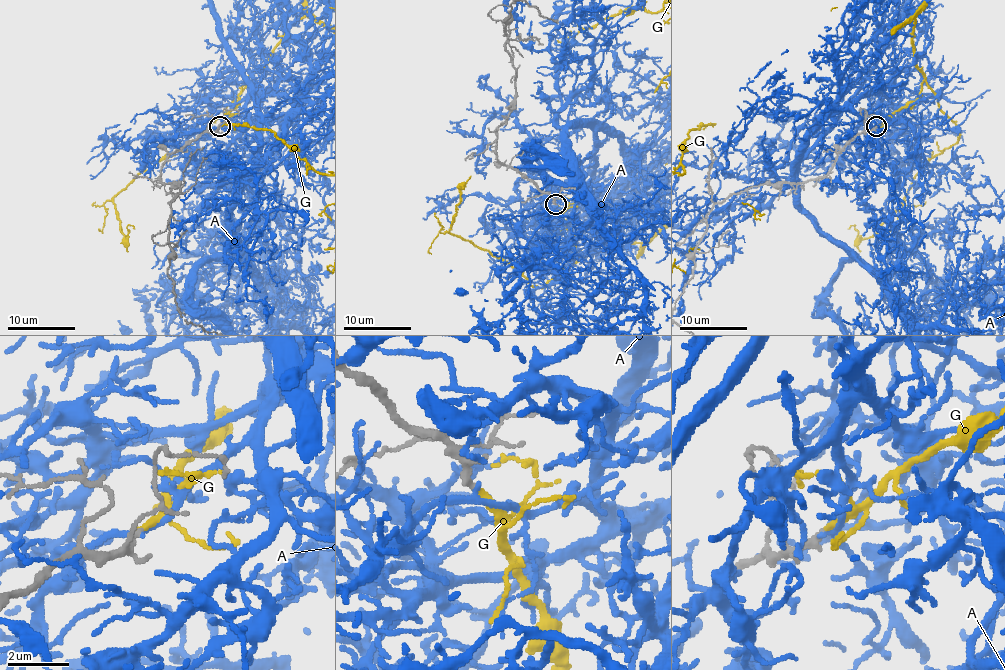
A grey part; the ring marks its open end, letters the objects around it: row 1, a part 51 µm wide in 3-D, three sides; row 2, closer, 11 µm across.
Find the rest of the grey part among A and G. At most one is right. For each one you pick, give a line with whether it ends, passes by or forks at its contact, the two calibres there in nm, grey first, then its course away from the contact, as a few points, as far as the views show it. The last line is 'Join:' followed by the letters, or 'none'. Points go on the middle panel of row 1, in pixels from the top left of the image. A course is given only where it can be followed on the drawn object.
G: It ends there. Thickness 260 nm (grey) against 220 nm
Join: G

